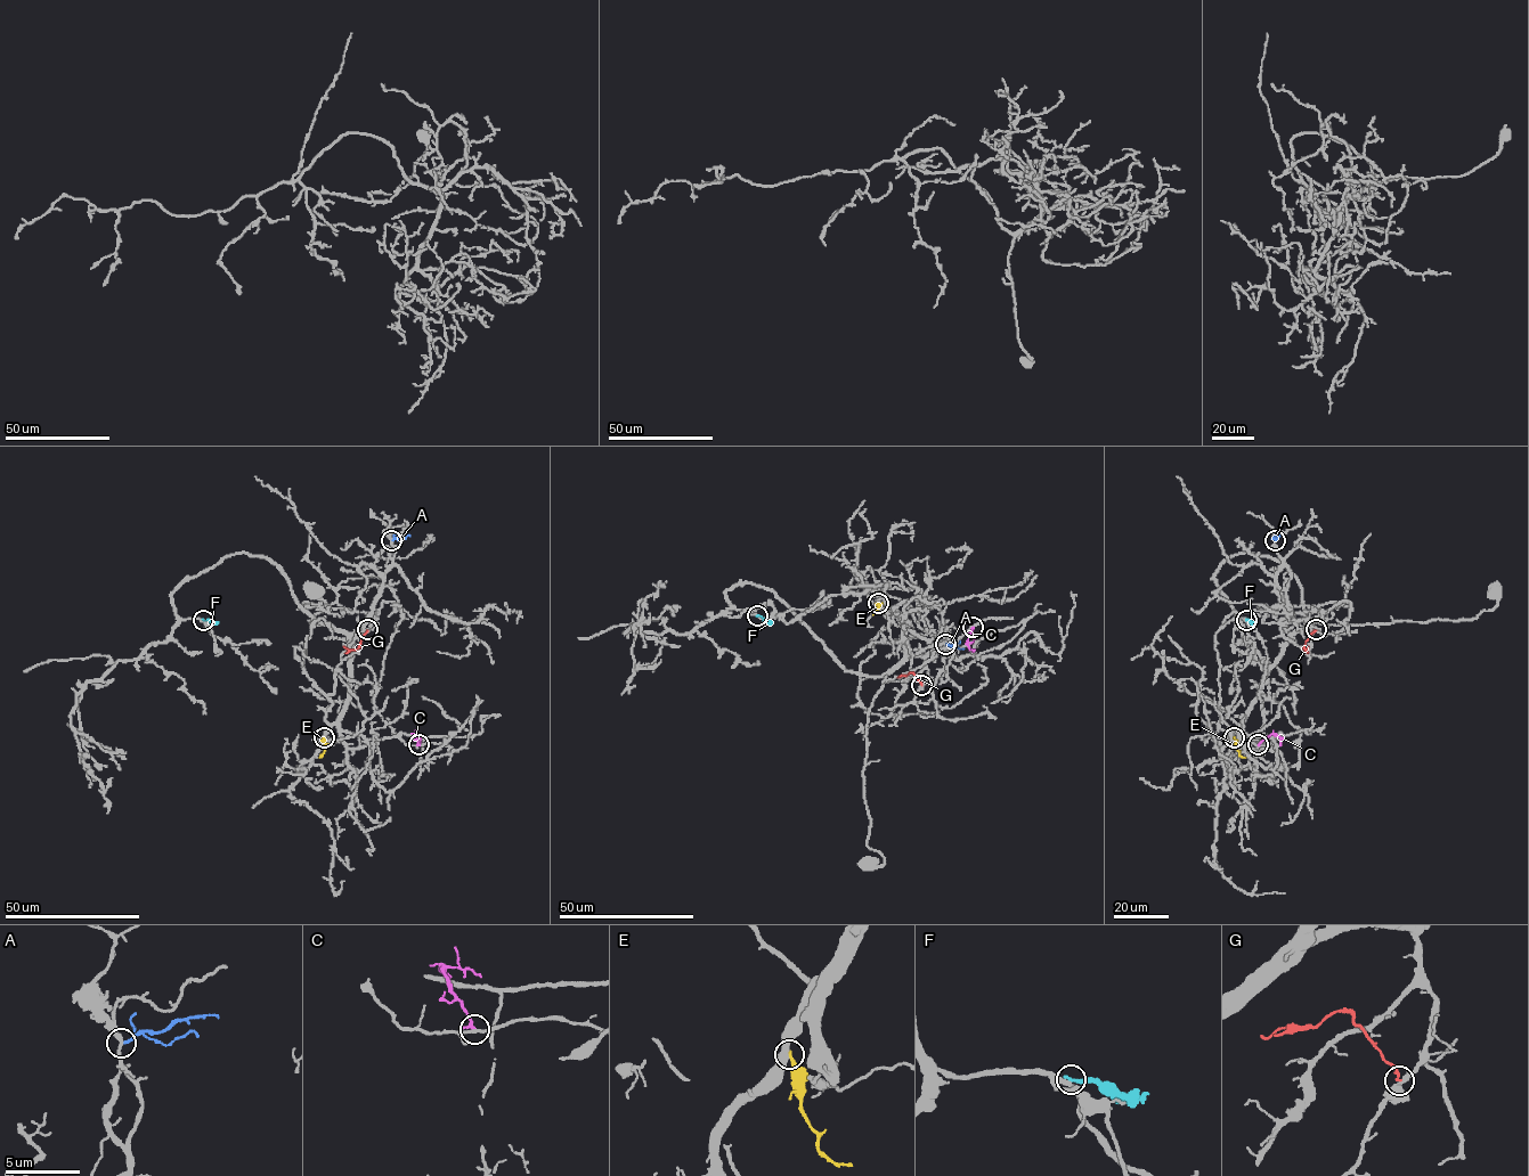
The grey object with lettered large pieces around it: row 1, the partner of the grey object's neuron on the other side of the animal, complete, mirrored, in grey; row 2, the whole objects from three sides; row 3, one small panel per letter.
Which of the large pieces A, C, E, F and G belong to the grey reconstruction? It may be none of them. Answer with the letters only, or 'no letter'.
no letter

